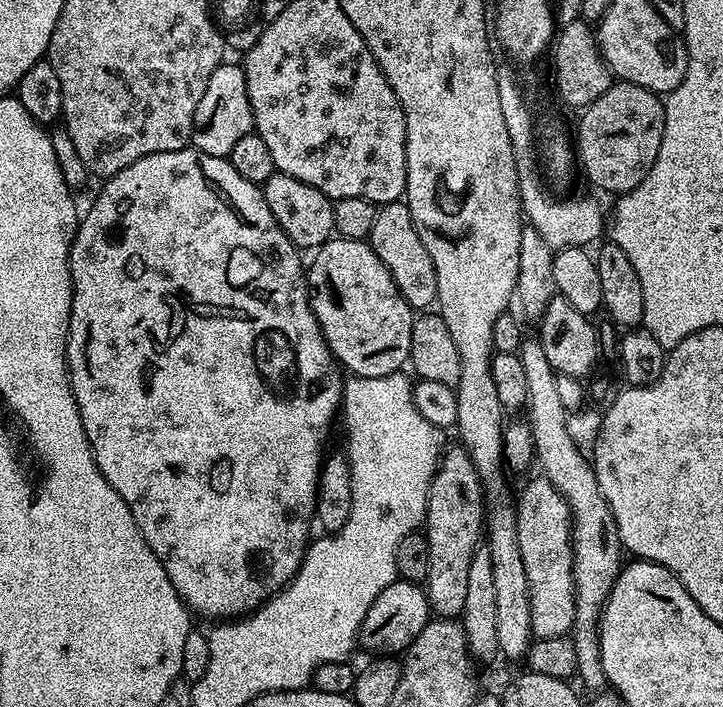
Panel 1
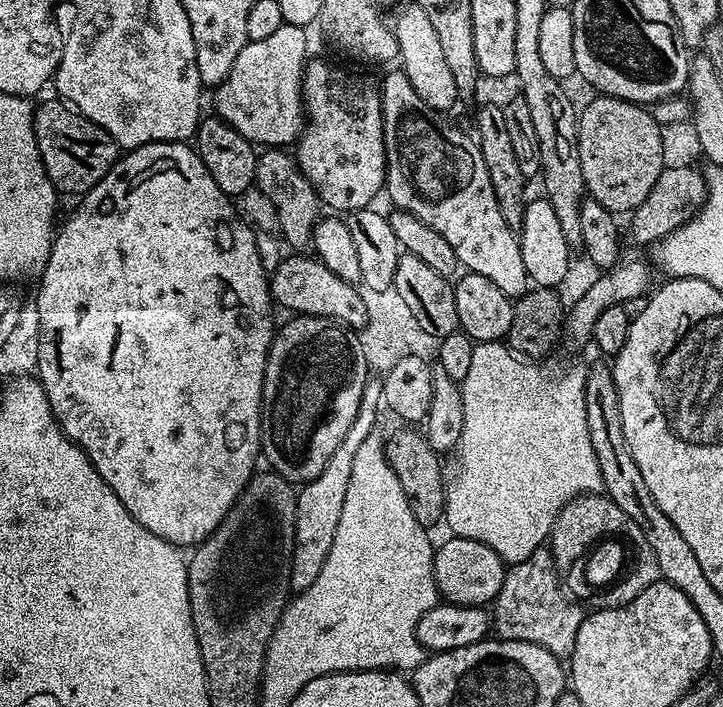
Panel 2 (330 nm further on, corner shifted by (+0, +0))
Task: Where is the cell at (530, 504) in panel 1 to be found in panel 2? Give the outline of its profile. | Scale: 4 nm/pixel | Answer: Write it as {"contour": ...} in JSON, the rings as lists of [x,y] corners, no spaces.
{"contour":[[[603,494],[577,496],[575,500],[571,500],[554,522],[550,537],[550,551],[553,560],[556,561],[557,569],[566,570],[580,557],[586,542],[610,534],[610,531],[625,531],[630,534],[634,546],[641,546],[640,564],[635,574],[627,583],[623,584],[623,587],[619,587],[617,591],[608,595],[603,602],[603,607],[619,608],[622,604],[634,602],[634,598],[638,598],[638,594],[642,594],[642,590],[646,590],[651,584],[657,583],[661,579],[661,575],[658,570],[658,562],[654,558],[654,550],[650,550],[650,542],[646,542],[642,530],[638,530],[638,526],[634,526],[633,520],[626,518],[626,514],[622,514],[622,510],[618,510],[618,506],[614,506],[612,500]]]}

